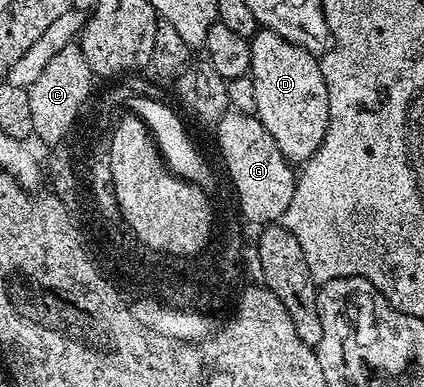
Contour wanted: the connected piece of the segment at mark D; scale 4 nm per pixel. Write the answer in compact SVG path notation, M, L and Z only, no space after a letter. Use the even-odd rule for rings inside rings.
M260 30L250 37L253 90L257 94L255 115L273 134L281 154L292 165L302 165L319 149L329 126L329 90L316 53L305 50L281 34Z

